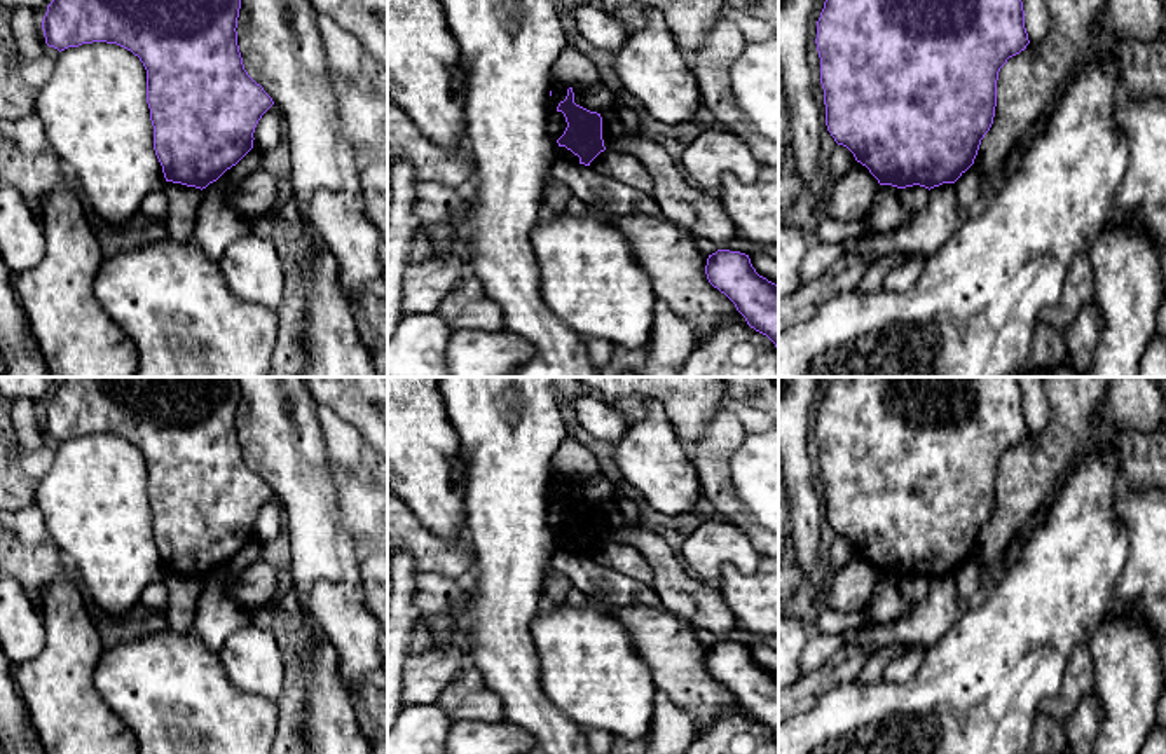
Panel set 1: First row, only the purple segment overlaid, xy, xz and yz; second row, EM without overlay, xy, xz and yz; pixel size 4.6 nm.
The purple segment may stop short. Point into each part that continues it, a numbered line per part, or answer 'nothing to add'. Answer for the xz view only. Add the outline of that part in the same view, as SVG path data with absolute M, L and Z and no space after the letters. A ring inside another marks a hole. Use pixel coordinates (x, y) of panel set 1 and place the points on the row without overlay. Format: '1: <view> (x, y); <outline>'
nothing to add

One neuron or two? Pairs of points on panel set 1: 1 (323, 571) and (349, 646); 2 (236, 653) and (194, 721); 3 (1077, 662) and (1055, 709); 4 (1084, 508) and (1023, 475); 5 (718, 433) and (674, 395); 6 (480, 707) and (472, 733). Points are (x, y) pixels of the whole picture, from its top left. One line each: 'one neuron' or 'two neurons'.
1: one neuron
2: two neurons
3: one neuron
4: two neurons
5: one neuron
6: two neurons

